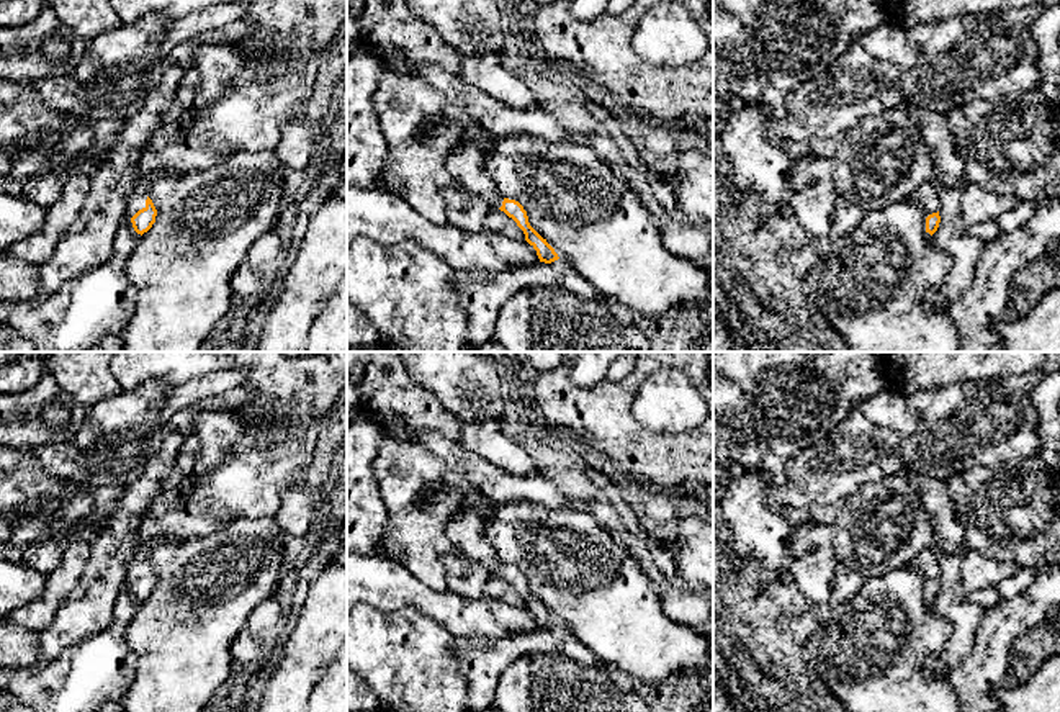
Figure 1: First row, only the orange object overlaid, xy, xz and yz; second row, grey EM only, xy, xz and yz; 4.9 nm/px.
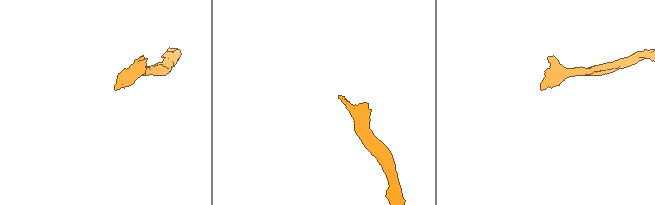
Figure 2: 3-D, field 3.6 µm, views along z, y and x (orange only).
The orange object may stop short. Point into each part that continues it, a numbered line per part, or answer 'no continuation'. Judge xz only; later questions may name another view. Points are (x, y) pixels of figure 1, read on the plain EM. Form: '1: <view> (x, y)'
1: xz (467, 529)

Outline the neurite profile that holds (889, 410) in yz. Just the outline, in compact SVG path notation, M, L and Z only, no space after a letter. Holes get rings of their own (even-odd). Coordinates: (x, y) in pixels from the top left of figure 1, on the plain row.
M888 386L877 394L857 399L857 403L870 422L901 437L913 435L919 427L916 412L908 406L908 394L898 388Z

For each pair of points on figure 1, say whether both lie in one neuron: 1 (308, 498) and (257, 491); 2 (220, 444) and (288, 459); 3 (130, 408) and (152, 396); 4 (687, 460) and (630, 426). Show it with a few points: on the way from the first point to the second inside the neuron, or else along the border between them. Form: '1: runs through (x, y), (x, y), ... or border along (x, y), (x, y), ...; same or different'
1: border along (306, 465), (283, 493), (273, 516); different
2: border along (233, 455), (198, 473); different
3: runs through (134, 408), (139, 408), (148, 400); same
4: runs through (673, 459), (663, 459), (645, 441); same

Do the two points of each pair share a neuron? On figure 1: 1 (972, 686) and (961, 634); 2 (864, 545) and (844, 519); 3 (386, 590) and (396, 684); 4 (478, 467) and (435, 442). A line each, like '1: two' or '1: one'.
1: two
2: one
3: two
4: one

